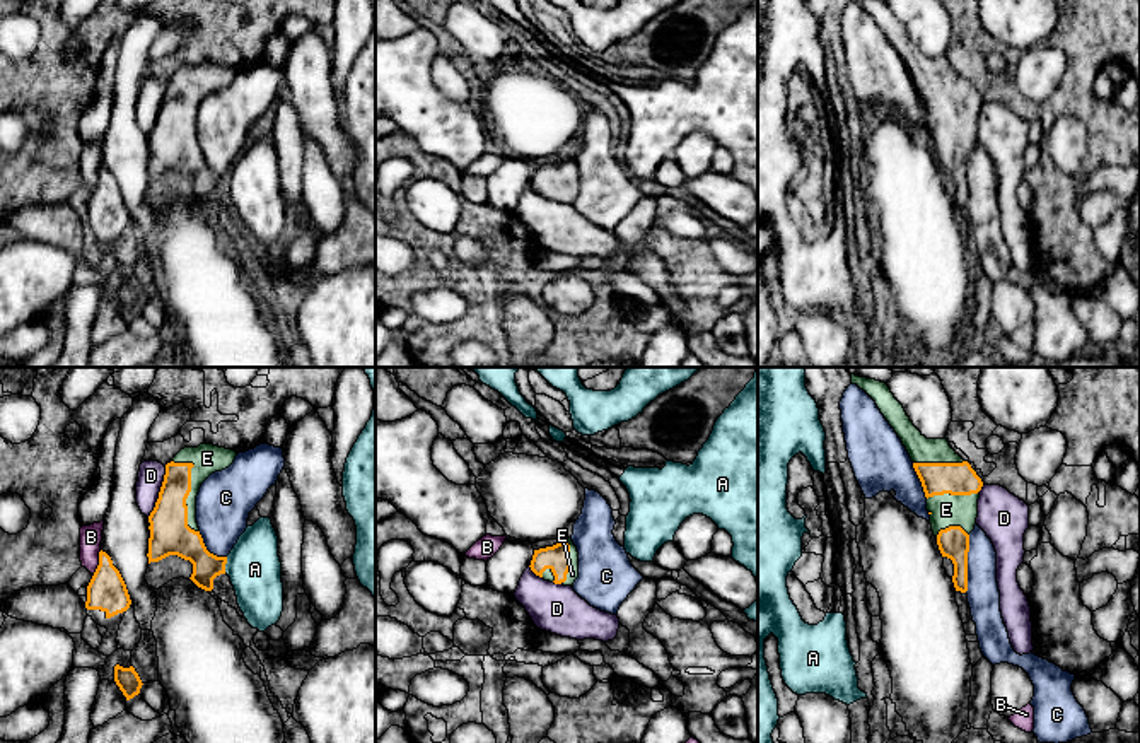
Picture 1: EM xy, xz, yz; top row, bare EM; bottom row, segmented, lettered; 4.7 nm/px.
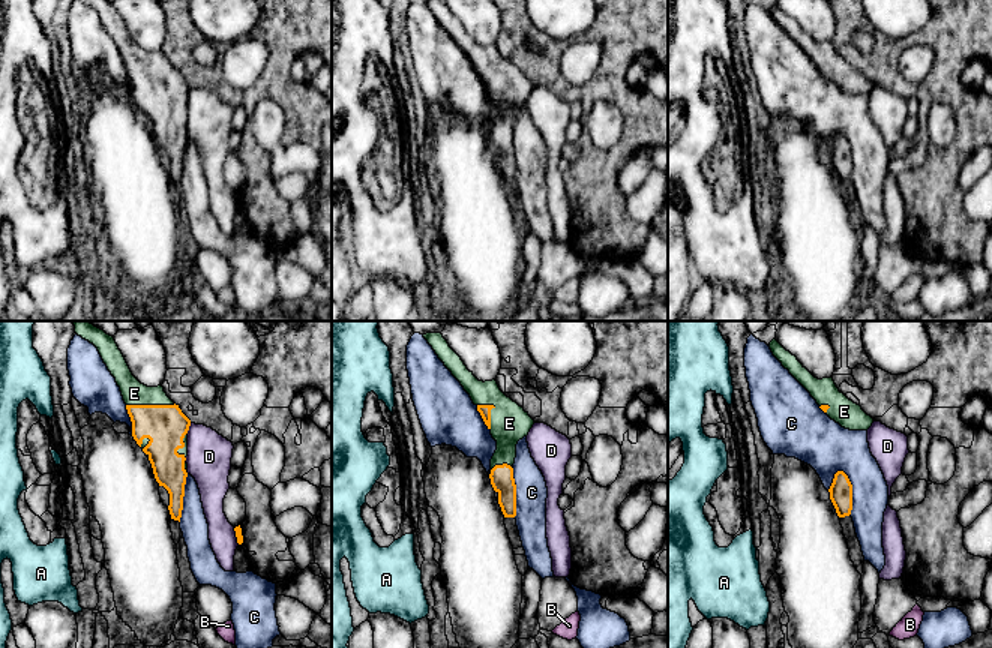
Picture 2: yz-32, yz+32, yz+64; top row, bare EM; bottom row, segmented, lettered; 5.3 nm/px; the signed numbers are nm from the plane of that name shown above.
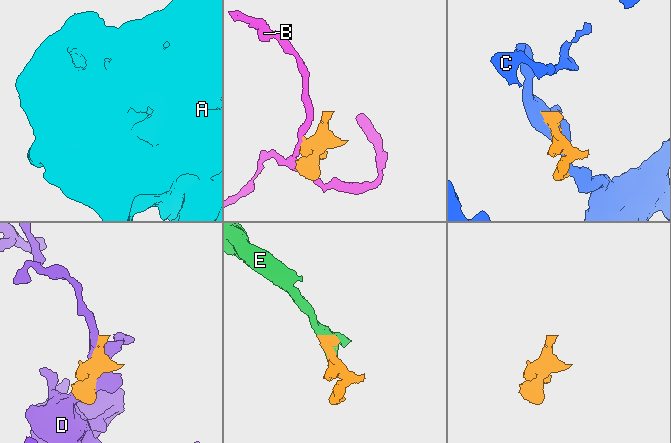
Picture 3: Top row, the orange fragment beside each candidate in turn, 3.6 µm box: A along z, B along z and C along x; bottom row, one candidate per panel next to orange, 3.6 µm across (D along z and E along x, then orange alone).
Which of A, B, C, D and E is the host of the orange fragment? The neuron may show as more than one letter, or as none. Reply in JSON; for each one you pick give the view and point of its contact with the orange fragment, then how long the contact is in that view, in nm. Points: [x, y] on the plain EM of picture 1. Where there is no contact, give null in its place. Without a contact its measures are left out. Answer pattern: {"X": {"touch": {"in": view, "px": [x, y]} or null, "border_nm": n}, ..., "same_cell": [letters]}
{"E": {"touch": {"in": "xy", "px": [190, 106]}, "border_nm": 360}, "same_cell": ["E"]}

